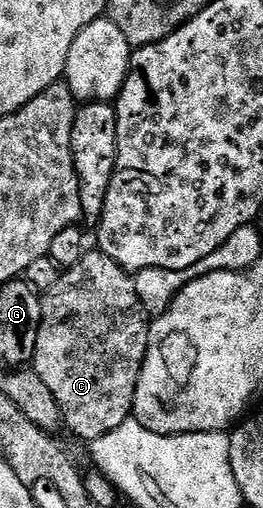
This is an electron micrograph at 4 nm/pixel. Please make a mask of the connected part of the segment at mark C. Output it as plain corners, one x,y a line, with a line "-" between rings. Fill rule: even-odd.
99,250
86,251
75,266
64,269
58,275
55,286
41,296
42,321
31,367
43,378
43,383
55,394
55,402
61,407
64,427
70,428
79,439
92,442
111,434
123,422
133,416
135,390
141,367
149,349
151,317
145,311
139,294
135,294
133,276
107,258

